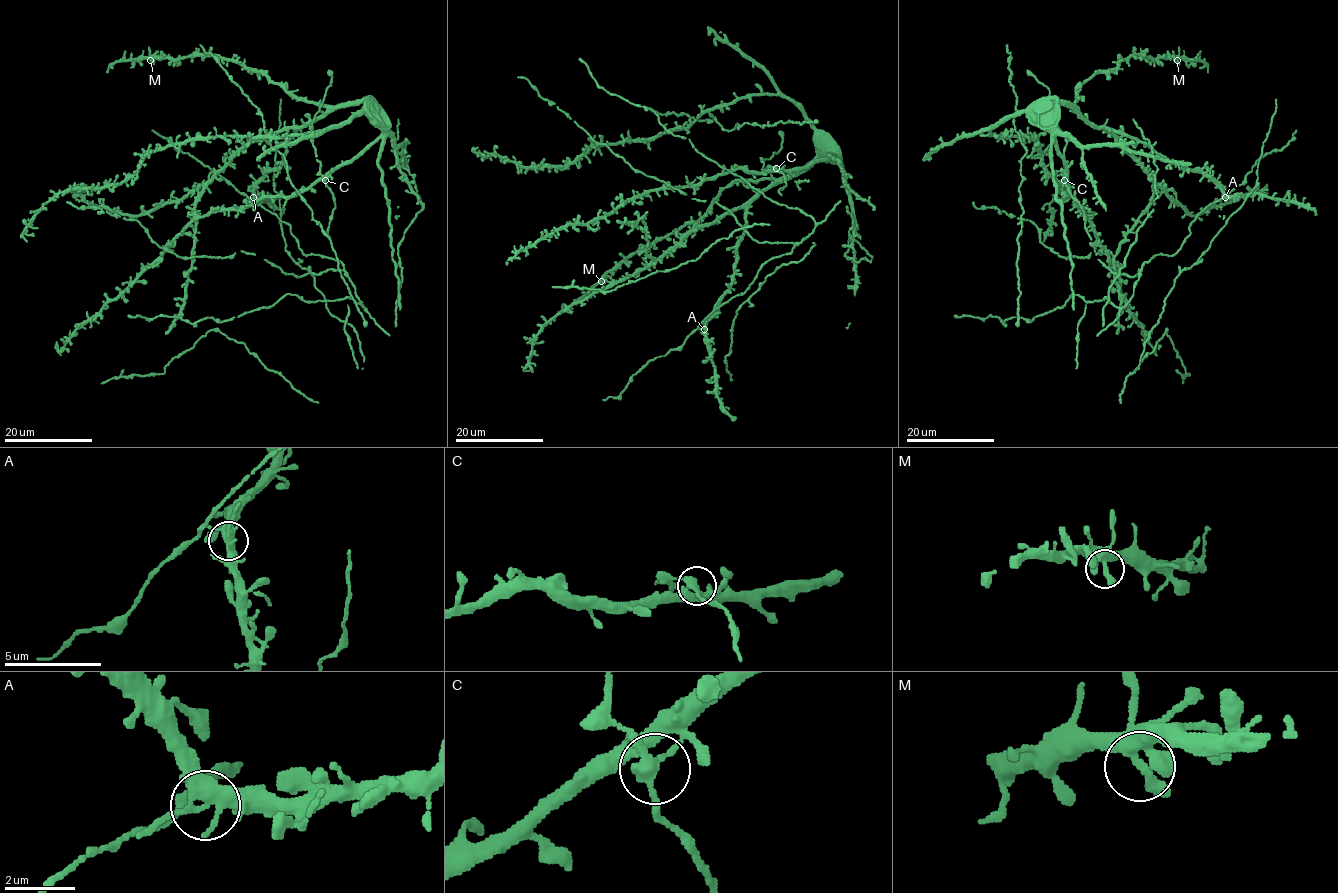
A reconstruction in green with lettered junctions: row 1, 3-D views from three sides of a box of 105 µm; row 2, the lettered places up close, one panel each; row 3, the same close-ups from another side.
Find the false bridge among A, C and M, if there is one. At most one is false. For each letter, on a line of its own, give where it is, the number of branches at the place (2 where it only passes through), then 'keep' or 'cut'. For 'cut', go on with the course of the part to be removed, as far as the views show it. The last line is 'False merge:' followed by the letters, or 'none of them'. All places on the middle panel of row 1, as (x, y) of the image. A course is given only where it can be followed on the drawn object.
A: place (704, 329); branches 4; keep
C: place (776, 168); branches 4; keep
M: place (601, 281); branches 4; keep
False merge: none of them

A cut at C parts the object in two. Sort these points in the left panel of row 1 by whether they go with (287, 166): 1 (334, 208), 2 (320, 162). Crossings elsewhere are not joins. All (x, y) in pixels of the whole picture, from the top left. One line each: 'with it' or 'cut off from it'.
1: cut off from it
2: cut off from it

